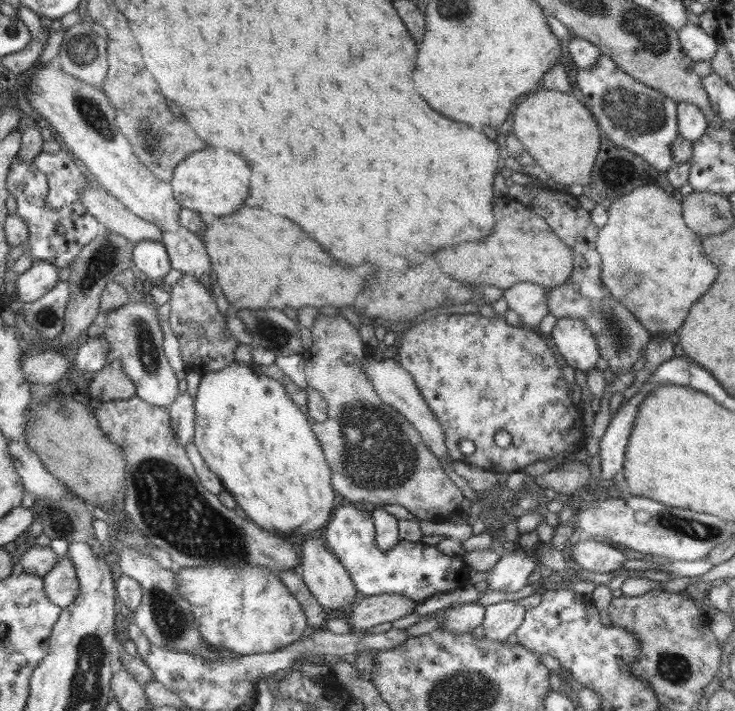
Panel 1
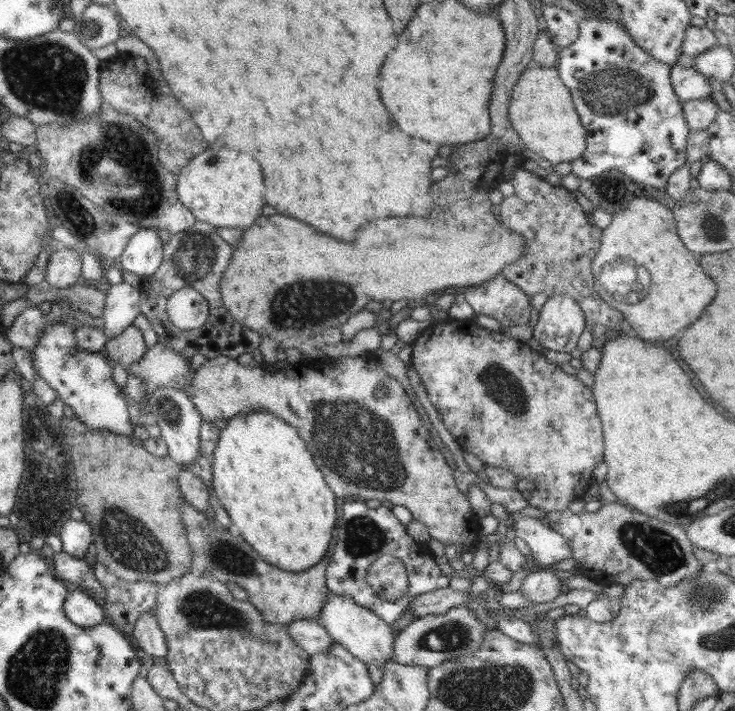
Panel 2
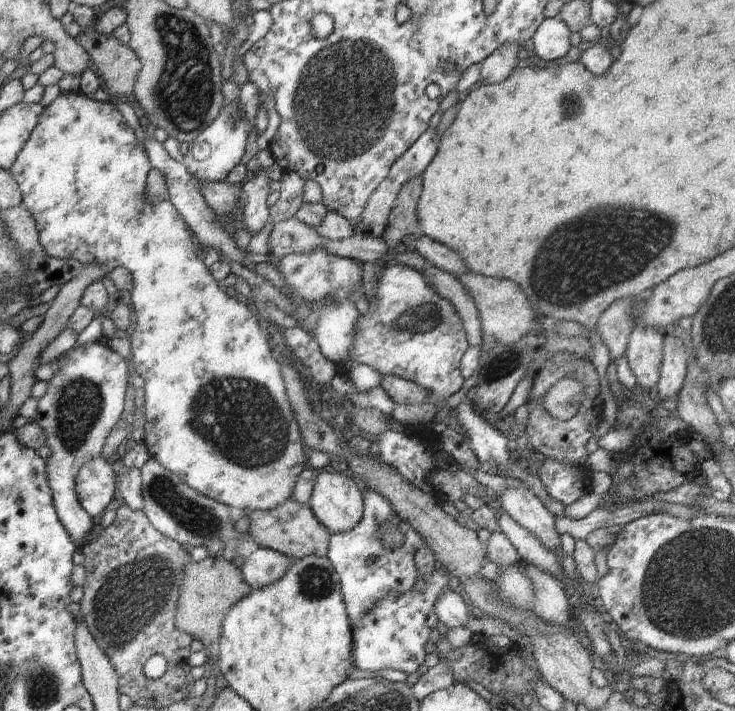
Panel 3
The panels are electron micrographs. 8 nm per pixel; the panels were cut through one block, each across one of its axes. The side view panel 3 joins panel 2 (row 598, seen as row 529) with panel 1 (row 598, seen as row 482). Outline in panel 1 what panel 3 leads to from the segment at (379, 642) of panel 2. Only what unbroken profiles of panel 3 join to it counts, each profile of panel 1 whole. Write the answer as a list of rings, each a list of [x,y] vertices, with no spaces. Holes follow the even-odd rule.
[[[307,538],[306,542],[302,542],[302,575],[304,584],[308,590],[314,595],[323,608],[331,608],[334,614],[347,616],[353,603],[359,599],[356,587],[353,580],[350,578],[349,572],[344,568],[344,565],[337,559],[337,556],[329,552],[324,547],[323,542],[312,538]]]

